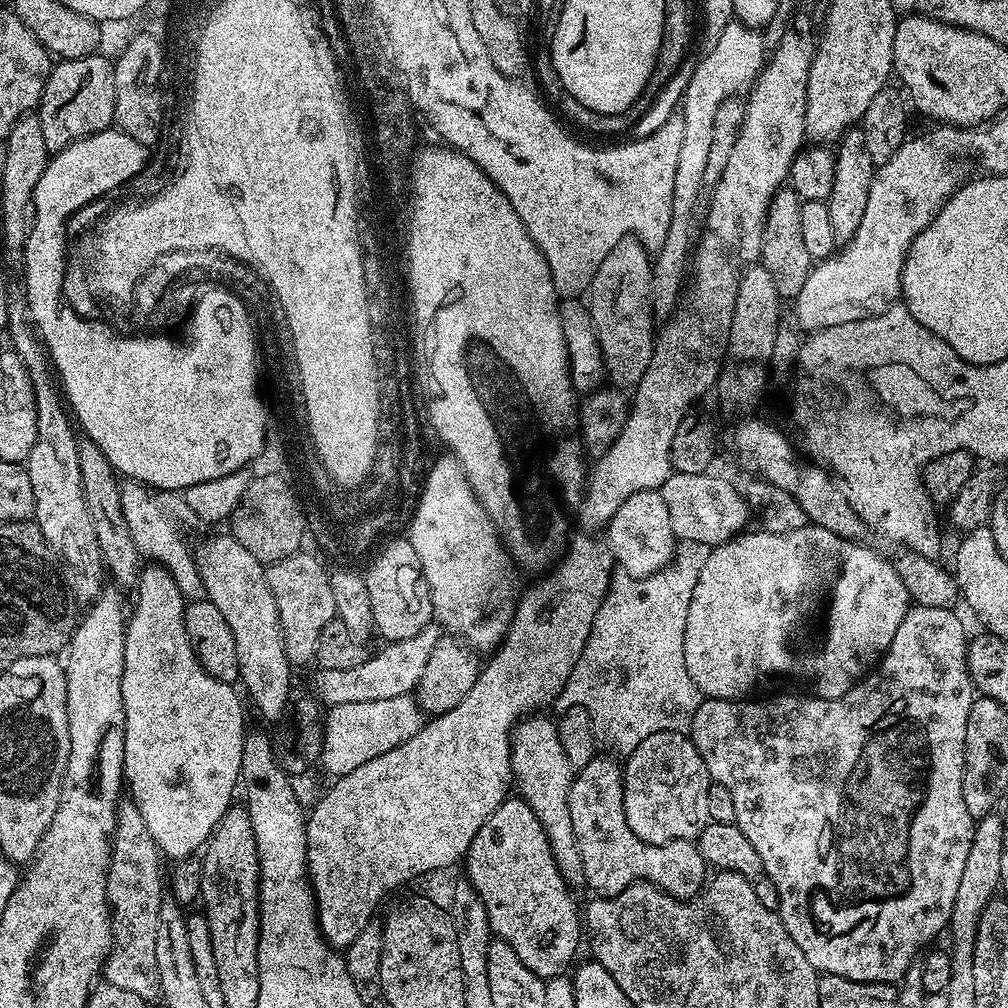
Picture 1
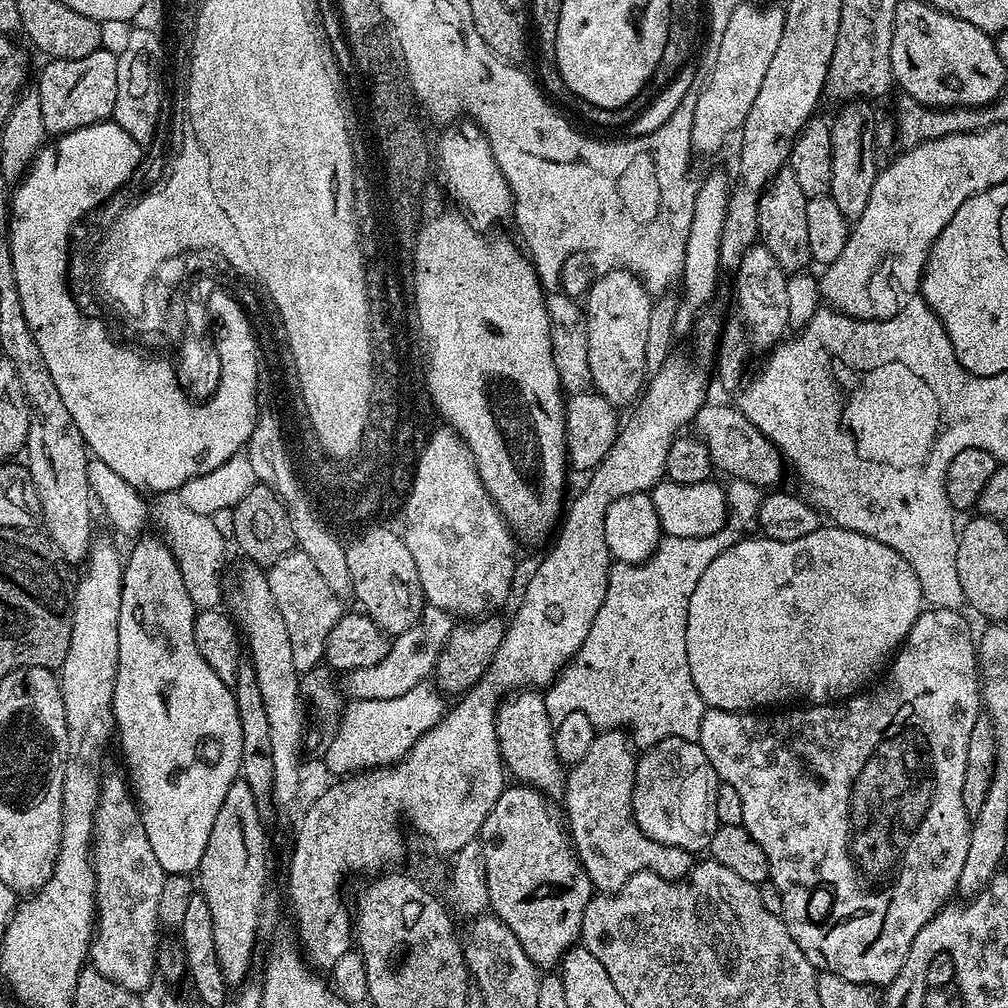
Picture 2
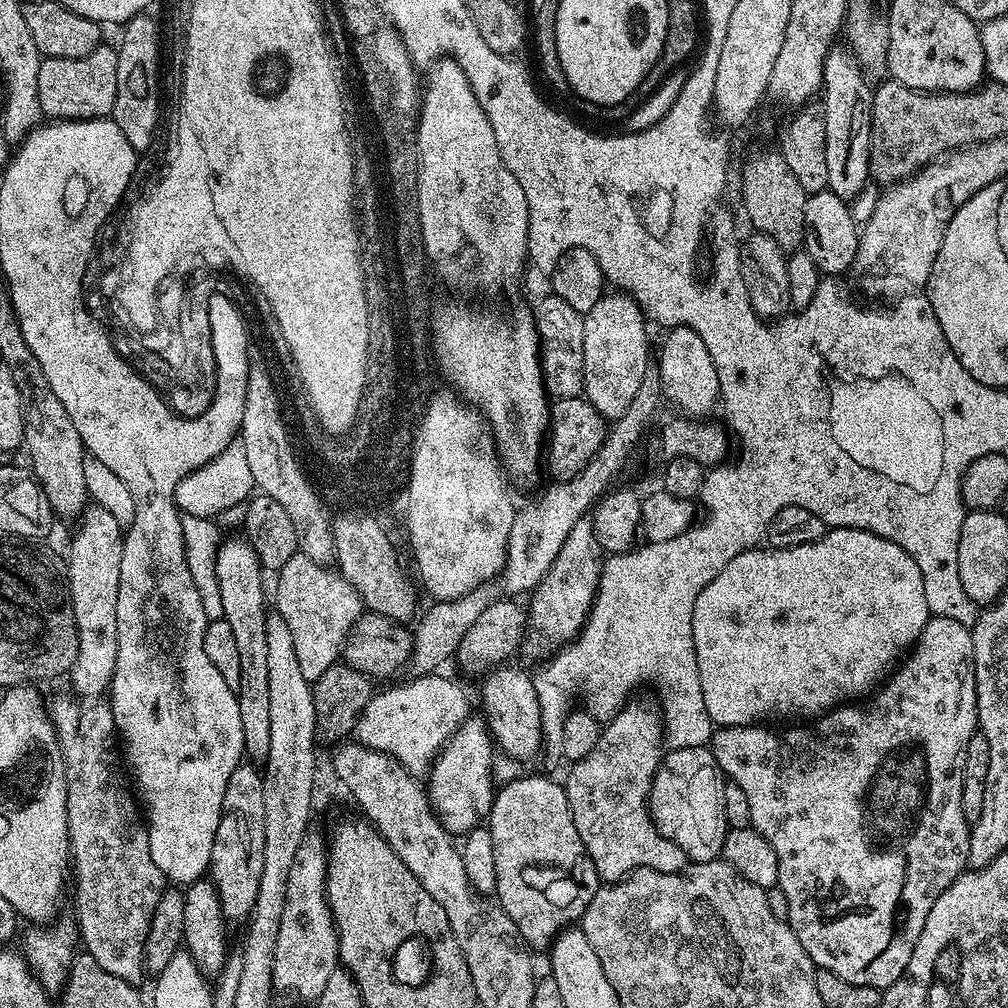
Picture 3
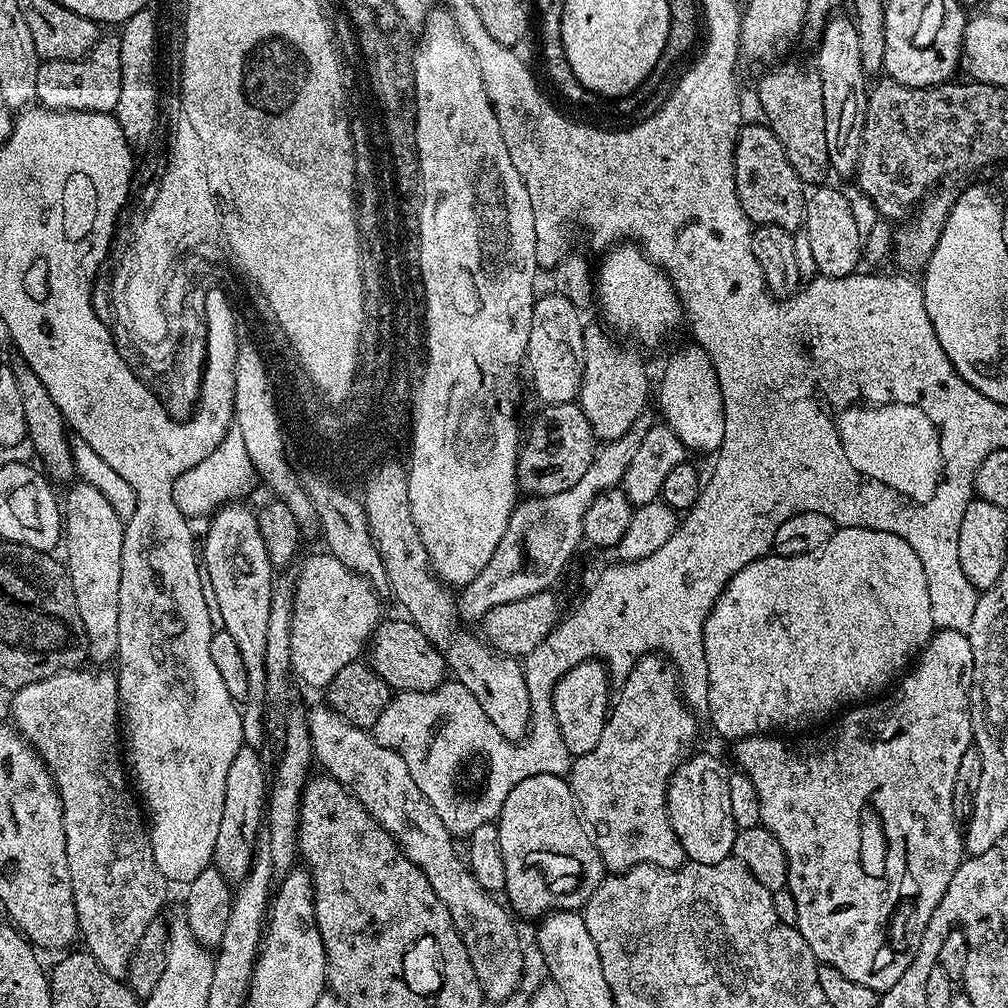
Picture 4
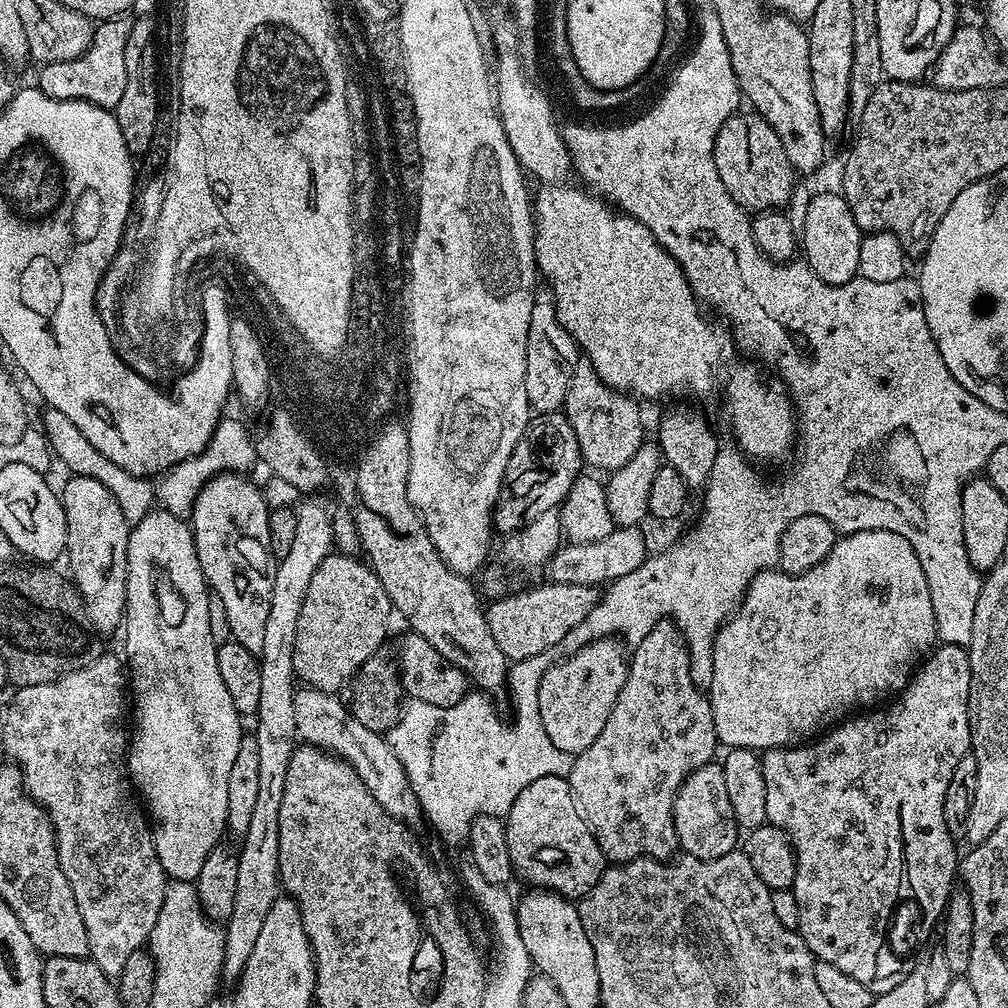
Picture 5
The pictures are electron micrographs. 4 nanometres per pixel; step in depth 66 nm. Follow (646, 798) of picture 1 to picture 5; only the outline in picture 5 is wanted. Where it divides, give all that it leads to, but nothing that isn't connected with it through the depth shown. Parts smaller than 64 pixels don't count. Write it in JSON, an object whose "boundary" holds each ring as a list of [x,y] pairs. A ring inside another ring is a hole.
{"boundary":[[[719,763],[704,764],[680,783],[672,813],[680,848],[687,855],[699,860],[713,860],[722,858],[722,854],[730,854],[737,847],[738,825],[730,806],[730,797],[726,795],[726,782],[722,779]]]}

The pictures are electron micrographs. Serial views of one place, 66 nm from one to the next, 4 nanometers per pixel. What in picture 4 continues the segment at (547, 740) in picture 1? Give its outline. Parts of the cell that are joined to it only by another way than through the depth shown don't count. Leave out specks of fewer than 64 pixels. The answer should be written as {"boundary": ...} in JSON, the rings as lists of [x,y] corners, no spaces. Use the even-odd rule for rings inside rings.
{"boundary":[[[423,544],[416,548],[416,556],[412,556],[412,548],[404,548],[404,552],[408,552],[408,556],[383,558],[390,592],[396,595],[397,602],[408,611],[405,612],[407,619],[416,624],[430,643],[443,652],[451,675],[452,672],[456,675],[453,676],[455,683],[466,686],[466,690],[478,698],[478,706],[482,706],[486,718],[494,722],[494,730],[498,730],[498,734],[507,740],[523,741],[530,726],[530,694],[526,691],[523,663],[517,657],[504,656],[496,651],[479,635],[476,637],[472,630],[452,632],[457,599],[453,589],[432,571]]]}

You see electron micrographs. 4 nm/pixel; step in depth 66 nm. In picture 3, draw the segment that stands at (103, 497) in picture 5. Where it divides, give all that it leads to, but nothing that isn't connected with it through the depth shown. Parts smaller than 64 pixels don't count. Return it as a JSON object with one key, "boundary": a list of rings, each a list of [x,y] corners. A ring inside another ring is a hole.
{"boundary":[[[85,507],[79,517],[80,529],[72,536],[72,549],[66,555],[68,589],[78,626],[78,658],[70,679],[77,697],[96,696],[109,691],[114,666],[118,662],[118,582],[124,553],[124,533],[109,510]]]}

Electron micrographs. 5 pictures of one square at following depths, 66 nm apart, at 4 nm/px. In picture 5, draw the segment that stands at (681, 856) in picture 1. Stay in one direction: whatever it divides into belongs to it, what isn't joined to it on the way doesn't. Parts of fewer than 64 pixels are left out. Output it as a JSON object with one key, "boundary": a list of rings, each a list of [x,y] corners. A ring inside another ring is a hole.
{"boundary":[[[661,622],[642,638],[642,642],[631,649],[628,661],[628,677],[618,694],[618,702],[614,702],[614,710],[610,710],[610,718],[606,718],[606,727],[598,738],[594,738],[591,746],[586,746],[582,754],[578,754],[572,762],[572,769],[566,778],[568,785],[572,787],[572,797],[576,799],[576,805],[580,807],[580,812],[584,815],[584,821],[588,823],[588,828],[594,834],[598,846],[602,850],[605,861],[612,864],[625,864],[627,860],[670,860],[677,855],[680,848],[680,839],[674,826],[674,798],[676,791],[680,788],[680,783],[694,770],[698,770],[704,764],[713,763],[712,756],[718,749],[716,731],[714,730],[714,714],[710,710],[710,702],[707,695],[692,681],[692,671],[690,670],[690,658],[688,657],[688,645],[684,643],[684,636],[676,629],[676,625],[671,622]]]}

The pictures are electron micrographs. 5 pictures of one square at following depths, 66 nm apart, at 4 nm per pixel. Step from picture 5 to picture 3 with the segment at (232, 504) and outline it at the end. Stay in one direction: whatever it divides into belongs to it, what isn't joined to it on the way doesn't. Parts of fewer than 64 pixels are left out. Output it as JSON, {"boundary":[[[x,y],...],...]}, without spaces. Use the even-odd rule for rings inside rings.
{"boundary":[[[225,539],[217,552],[217,578],[218,590],[222,593],[222,610],[224,620],[230,622],[230,630],[234,630],[234,639],[238,645],[238,659],[242,669],[242,678],[239,688],[235,689],[238,702],[238,715],[242,718],[242,742],[244,743],[244,756],[251,763],[263,766],[268,762],[270,754],[270,684],[269,671],[266,667],[266,618],[268,612],[264,608],[264,576],[265,569],[260,566],[260,559],[247,539]]]}

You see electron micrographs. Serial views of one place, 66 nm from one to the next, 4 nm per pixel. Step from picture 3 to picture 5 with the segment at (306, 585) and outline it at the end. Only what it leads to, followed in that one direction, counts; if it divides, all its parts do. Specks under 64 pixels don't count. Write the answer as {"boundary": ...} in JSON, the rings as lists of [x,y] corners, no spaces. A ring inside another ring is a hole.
{"boundary":[[[330,554],[322,562],[322,566],[318,566],[318,570],[314,570],[314,578],[310,578],[310,590],[306,590],[306,602],[302,602],[302,614],[298,614],[298,638],[296,639],[296,645],[294,646],[294,666],[296,667],[297,677],[307,687],[317,688],[323,692],[330,692],[333,694],[339,693],[349,683],[356,672],[368,658],[374,655],[377,650],[387,641],[388,636],[388,619],[394,616],[394,609],[390,598],[386,594],[386,590],[382,586],[382,582],[376,577],[372,568],[369,567],[363,559],[357,558],[352,554]]]}

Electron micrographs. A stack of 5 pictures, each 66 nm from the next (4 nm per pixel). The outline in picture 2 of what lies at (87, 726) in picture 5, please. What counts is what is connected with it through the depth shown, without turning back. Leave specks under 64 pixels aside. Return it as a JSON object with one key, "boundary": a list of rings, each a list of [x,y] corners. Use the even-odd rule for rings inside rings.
{"boundary":[[[112,776],[103,781],[100,789],[100,801],[96,807],[96,826],[92,834],[92,869],[96,875],[96,922],[94,925],[94,935],[92,938],[92,946],[90,949],[91,967],[98,970],[98,974],[102,974],[102,978],[110,978],[110,982],[118,982],[118,986],[122,986],[126,990],[137,994],[144,994],[144,991],[152,984],[152,979],[157,979],[158,969],[156,967],[156,950],[158,947],[158,935],[156,931],[161,931],[162,925],[158,918],[158,898],[162,894],[162,882],[165,873],[162,866],[158,866],[158,858],[154,858],[154,850],[150,846],[150,838],[146,838],[146,826],[140,817],[140,809],[134,799],[133,793],[130,791],[129,785],[123,779]]]}

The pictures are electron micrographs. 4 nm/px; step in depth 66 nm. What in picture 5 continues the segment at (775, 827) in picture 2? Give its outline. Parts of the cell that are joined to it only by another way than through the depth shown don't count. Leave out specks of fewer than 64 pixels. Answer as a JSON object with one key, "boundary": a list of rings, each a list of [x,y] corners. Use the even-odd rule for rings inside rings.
{"boundary":[[[940,644],[919,665],[918,671],[909,680],[903,692],[899,693],[887,706],[880,706],[875,710],[845,718],[811,742],[791,748],[770,748],[760,756],[762,778],[766,780],[768,823],[788,835],[788,840],[796,855],[796,869],[791,890],[794,898],[798,898],[800,937],[806,942],[806,946],[817,960],[825,960],[830,962],[830,966],[838,966],[842,974],[850,974],[850,978],[862,982],[862,986],[866,986],[866,990],[870,990],[873,994],[894,990],[894,986],[898,986],[902,978],[911,976],[917,971],[915,952],[927,942],[932,927],[935,924],[937,927],[941,923],[944,910],[948,907],[948,898],[954,891],[952,883],[957,883],[958,880],[957,841],[946,826],[943,806],[946,802],[946,786],[950,786],[954,769],[958,766],[958,762],[962,762],[964,756],[969,755],[972,746],[970,714],[968,713],[971,677],[967,647],[958,644]]]}

